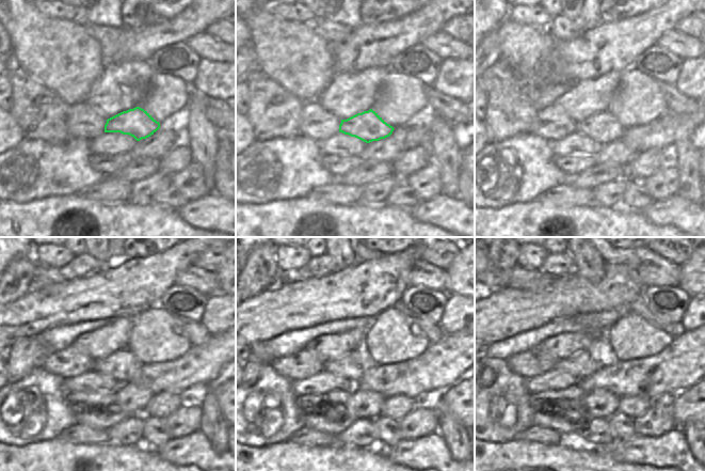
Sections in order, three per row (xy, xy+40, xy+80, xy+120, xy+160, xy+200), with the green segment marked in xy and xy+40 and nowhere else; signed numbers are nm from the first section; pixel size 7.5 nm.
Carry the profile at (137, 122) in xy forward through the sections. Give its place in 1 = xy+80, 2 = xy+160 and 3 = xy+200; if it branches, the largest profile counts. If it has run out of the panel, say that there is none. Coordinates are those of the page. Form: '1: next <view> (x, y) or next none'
1: next xy+80 (603, 127)
2: next xy+160 (351, 366)
3: next xy+200 (581, 364)

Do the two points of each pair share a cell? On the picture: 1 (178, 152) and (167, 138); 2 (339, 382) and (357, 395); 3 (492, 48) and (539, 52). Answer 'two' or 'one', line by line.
1: two
2: two
3: two

